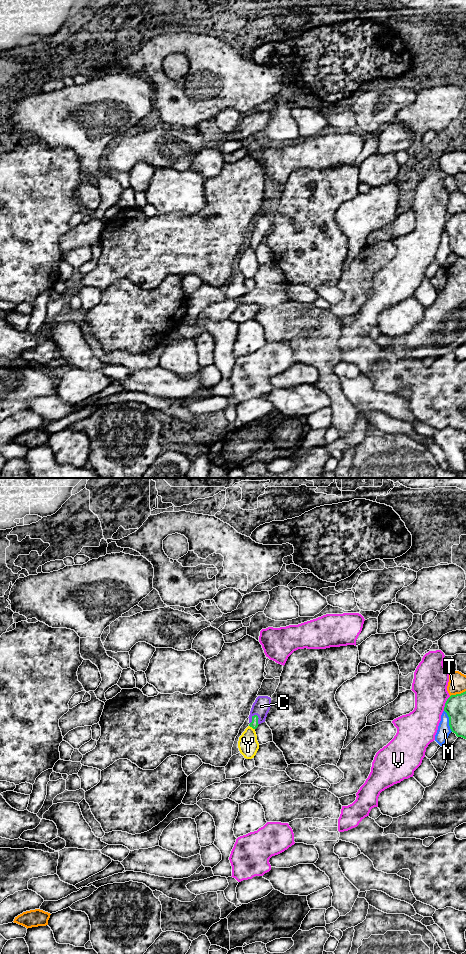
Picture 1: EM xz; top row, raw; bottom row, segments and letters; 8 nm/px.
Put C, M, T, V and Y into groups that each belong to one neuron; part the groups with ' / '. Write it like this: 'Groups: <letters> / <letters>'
Groups: C / M / T / V / Y

